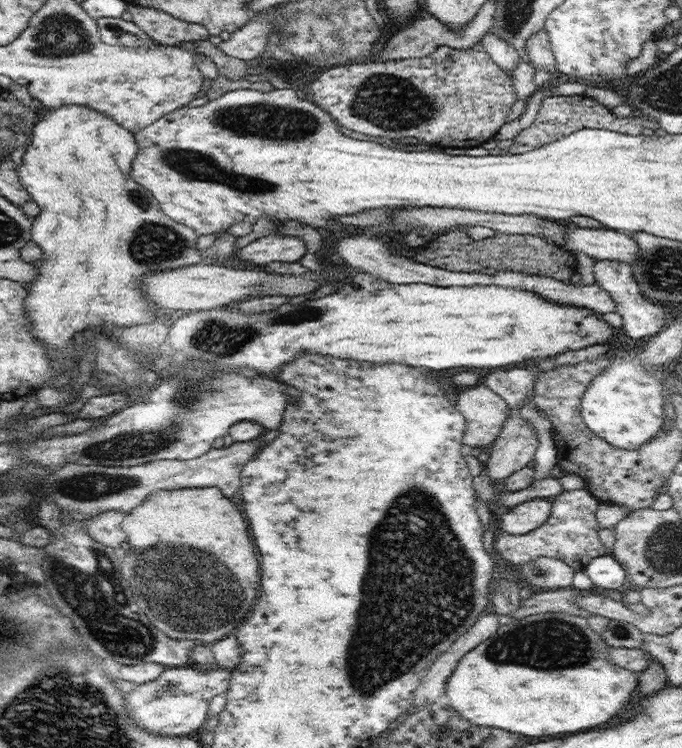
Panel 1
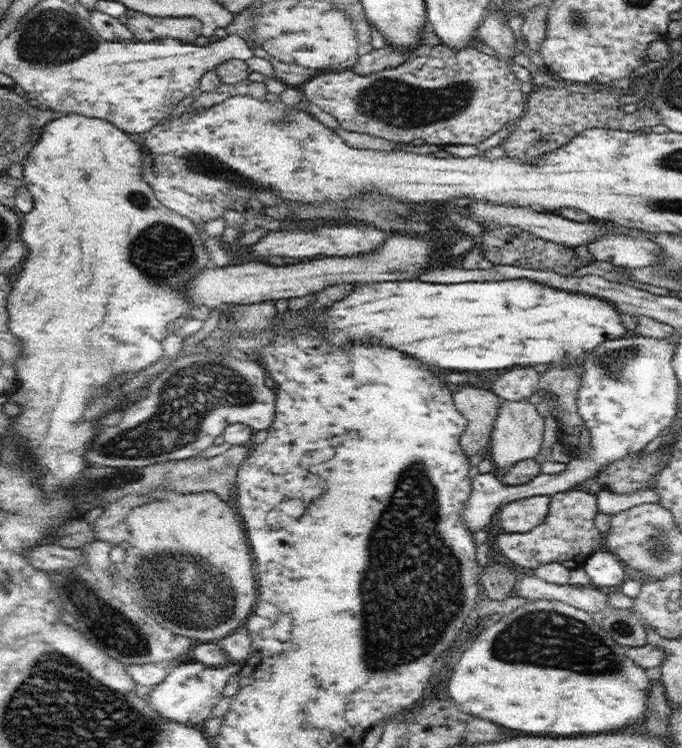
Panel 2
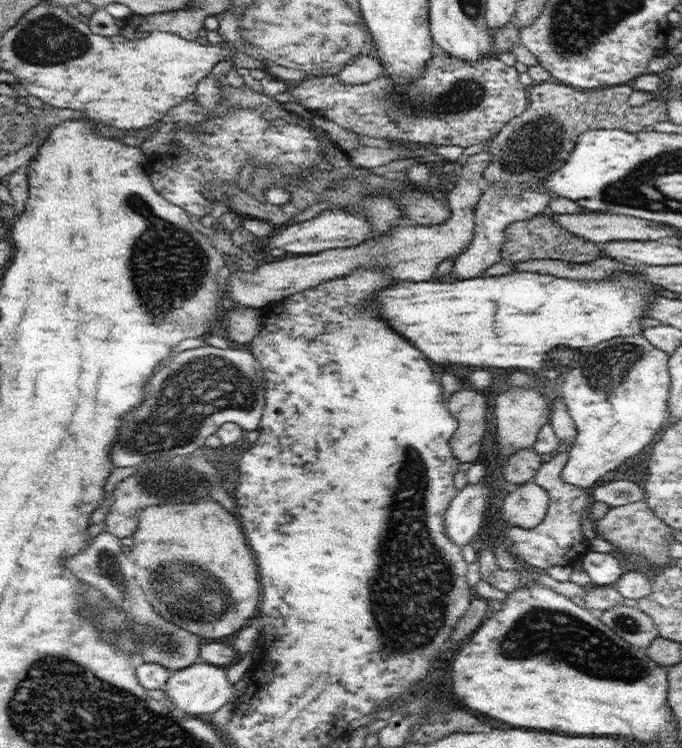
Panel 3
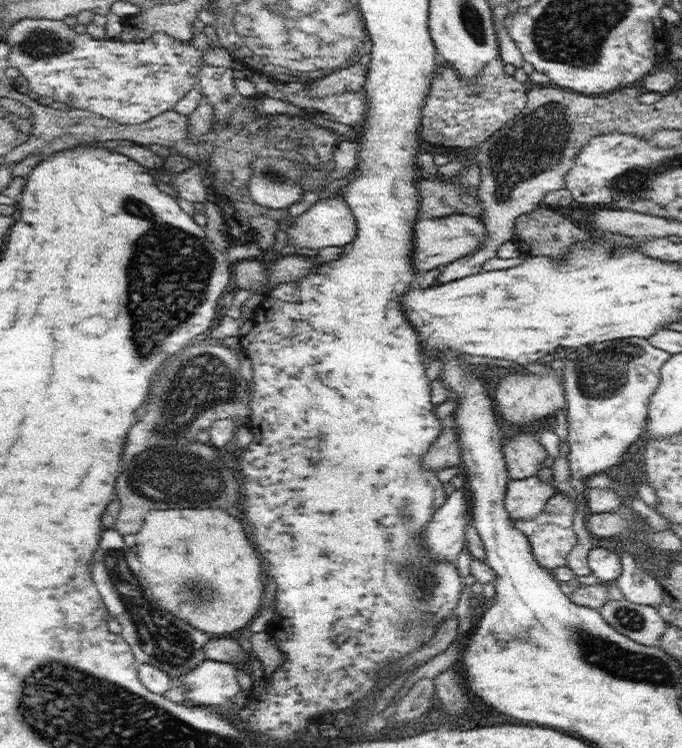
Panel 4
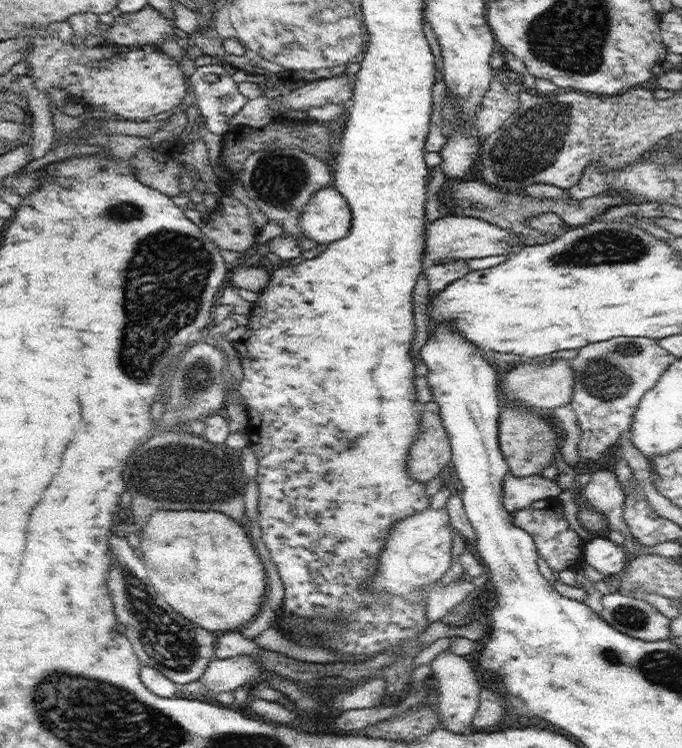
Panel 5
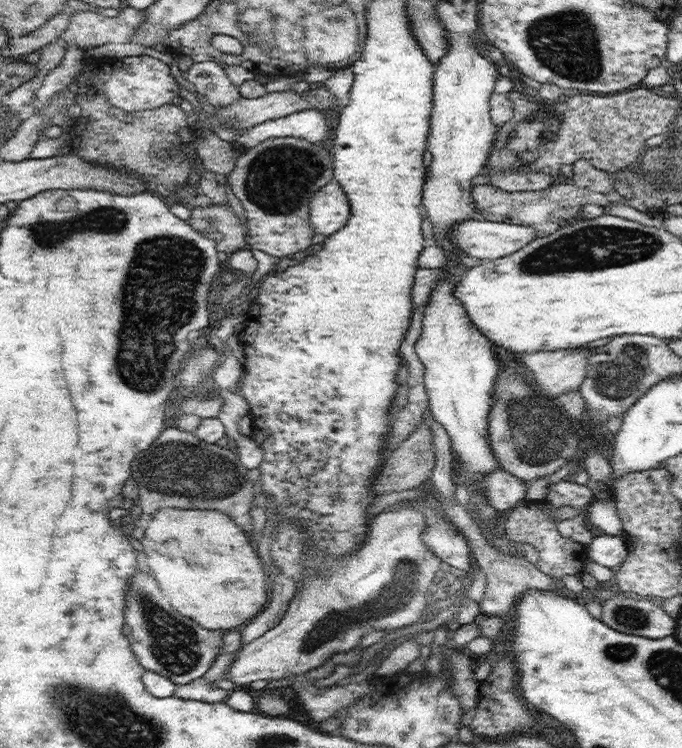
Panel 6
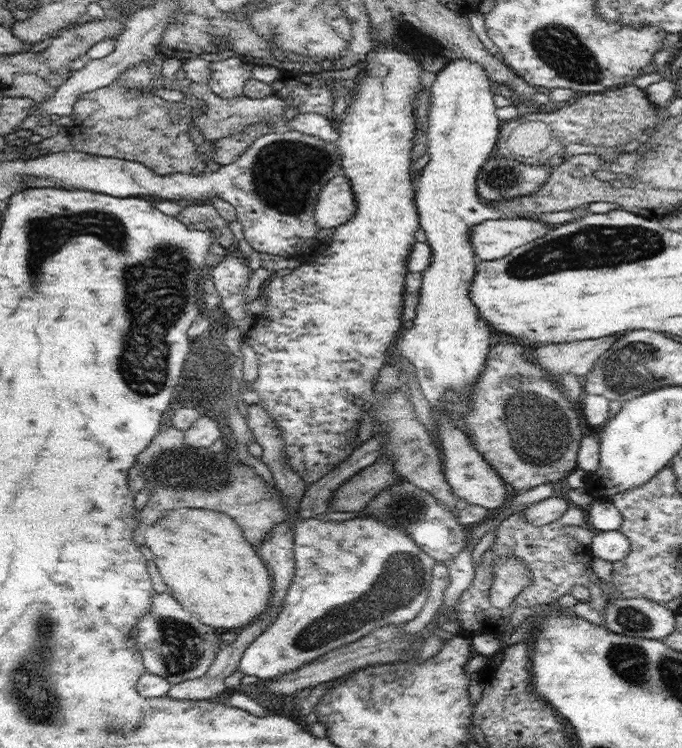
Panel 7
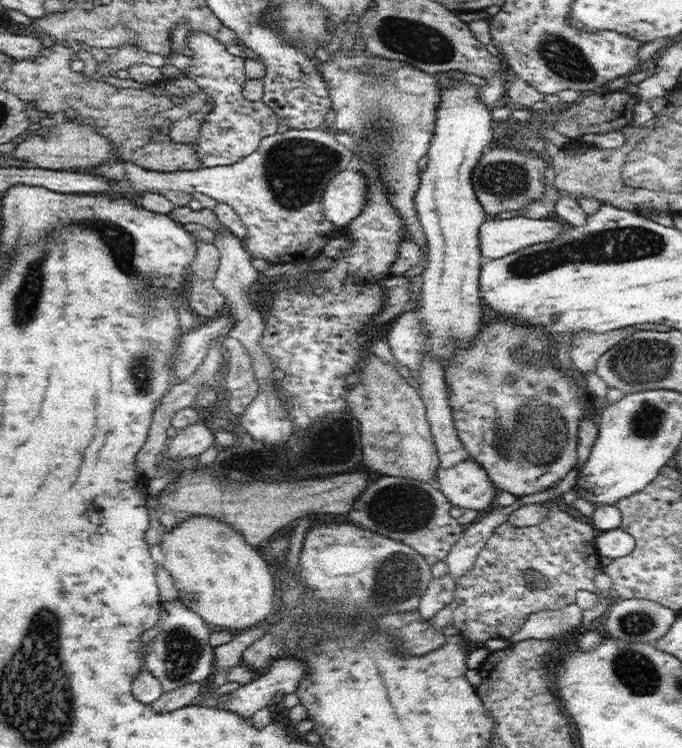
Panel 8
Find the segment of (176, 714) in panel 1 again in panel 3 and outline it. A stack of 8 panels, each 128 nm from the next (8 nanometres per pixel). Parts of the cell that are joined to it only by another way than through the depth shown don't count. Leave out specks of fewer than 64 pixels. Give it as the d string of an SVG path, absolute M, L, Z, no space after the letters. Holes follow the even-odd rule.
M208 662L194 663L186 668L177 670L168 677L163 688L169 699L168 702L172 702L175 708L187 715L212 715L221 706L224 706L229 701L232 702L236 698L234 697L234 684L226 679L226 671L226 667L216 666Z

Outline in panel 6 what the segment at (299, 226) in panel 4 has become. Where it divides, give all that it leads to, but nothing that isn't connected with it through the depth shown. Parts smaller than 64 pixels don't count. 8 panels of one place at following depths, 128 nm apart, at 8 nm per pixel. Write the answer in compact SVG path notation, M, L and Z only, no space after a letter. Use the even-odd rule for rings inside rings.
M334 178L311 198L309 219L315 234L330 236L344 228L351 215L351 206L340 183Z

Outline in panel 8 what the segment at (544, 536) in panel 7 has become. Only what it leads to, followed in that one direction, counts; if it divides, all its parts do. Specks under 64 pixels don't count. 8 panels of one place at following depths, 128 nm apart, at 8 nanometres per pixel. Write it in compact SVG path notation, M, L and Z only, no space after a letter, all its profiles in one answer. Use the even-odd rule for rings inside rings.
M554 498L544 503L549 506L549 514L542 524L517 527L506 521L494 530L478 553L472 570L456 581L454 600L433 616L433 625L438 632L453 624L464 639L476 645L491 638L509 639L522 628L529 614L570 606L579 590L589 590L597 595L604 593L594 585L596 574L604 572L595 543L600 530L561 510Z

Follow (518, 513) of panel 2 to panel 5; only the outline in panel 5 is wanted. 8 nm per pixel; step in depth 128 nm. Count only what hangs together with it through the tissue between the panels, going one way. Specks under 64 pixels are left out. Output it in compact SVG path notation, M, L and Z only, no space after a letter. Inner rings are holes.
M509 473L504 478L503 485L503 505L511 514L517 510L536 507L539 500L556 499L561 493L561 488L555 480L548 480L542 475L517 478Z

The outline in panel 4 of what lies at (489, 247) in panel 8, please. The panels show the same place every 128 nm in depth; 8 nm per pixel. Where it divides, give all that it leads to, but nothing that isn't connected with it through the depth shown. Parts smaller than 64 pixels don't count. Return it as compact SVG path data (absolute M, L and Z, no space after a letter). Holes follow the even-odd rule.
M451 214L443 217L442 220L418 218L414 225L414 248L411 254L411 261L416 274L421 276L433 268L443 267L481 249L486 233L486 227L480 218L467 214Z

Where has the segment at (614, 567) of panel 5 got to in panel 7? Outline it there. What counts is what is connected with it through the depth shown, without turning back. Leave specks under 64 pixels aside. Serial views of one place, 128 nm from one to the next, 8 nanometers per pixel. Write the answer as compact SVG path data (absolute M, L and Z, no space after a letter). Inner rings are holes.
M619 530L600 531L593 536L590 549L594 557L614 563L626 558L630 552L630 541Z

